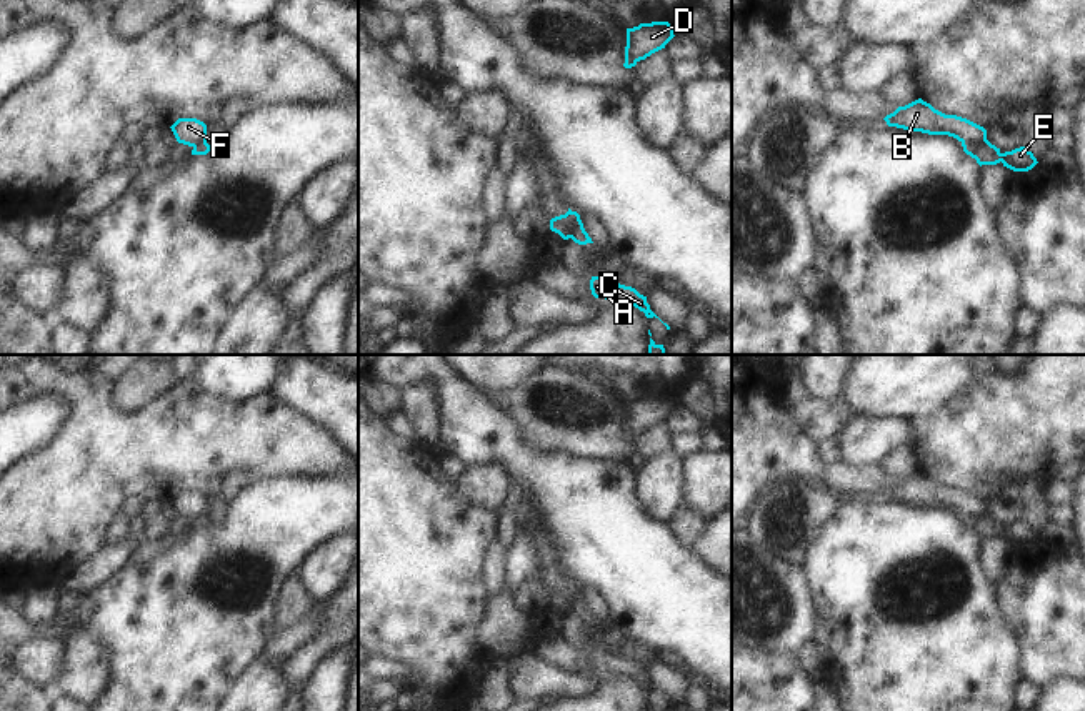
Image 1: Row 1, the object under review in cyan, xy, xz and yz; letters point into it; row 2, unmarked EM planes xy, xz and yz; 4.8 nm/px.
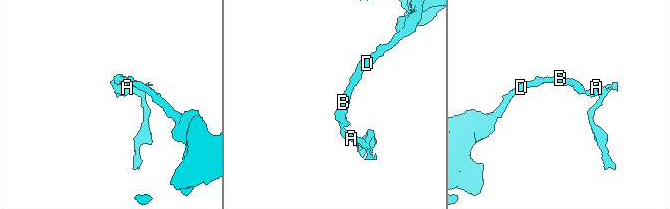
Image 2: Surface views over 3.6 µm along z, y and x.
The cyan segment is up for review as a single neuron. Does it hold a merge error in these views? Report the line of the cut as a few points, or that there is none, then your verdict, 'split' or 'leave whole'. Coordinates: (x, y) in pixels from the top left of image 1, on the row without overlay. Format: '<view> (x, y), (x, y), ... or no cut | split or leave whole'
xz (572, 585), (572, 605), (569, 610) | split

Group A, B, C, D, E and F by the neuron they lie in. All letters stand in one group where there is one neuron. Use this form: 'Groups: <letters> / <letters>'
Groups: A C E / B D F

